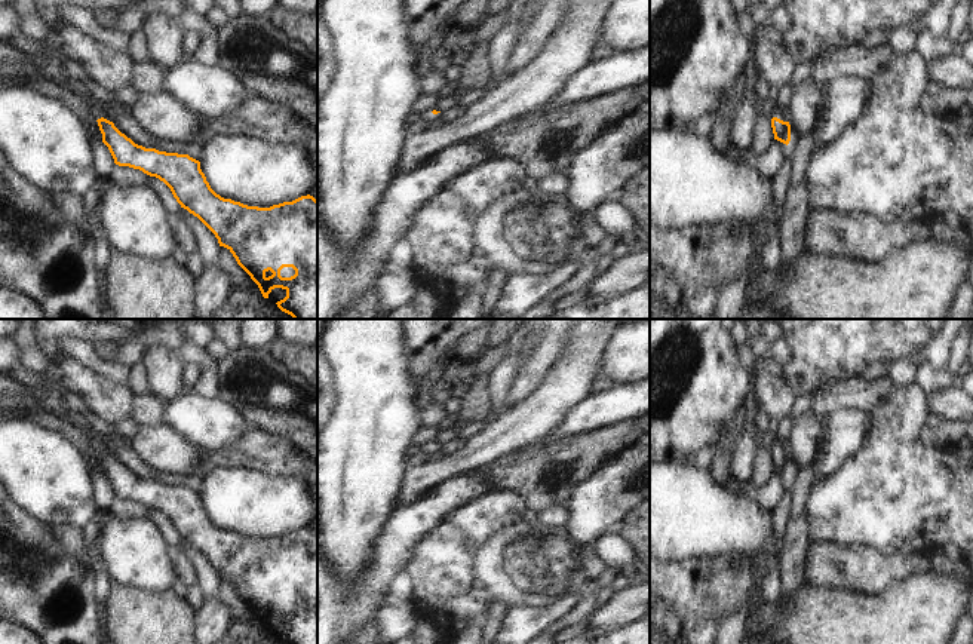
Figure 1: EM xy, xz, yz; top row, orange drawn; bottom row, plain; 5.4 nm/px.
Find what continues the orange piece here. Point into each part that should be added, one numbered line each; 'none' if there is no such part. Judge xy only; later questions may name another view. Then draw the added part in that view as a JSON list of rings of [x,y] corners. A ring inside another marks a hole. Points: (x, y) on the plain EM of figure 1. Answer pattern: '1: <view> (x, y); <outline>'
1: xy (68, 410); [[[42,386],[42,399],[40,399],[40,408],[44,413],[50,413],[62,420],[70,421],[89,442],[89,447],[93,451],[104,450],[101,441],[96,439],[96,433],[85,423],[85,420],[80,417],[77,405],[73,402],[71,398],[67,398],[65,402],[61,402],[56,399],[58,396],[56,387]]]

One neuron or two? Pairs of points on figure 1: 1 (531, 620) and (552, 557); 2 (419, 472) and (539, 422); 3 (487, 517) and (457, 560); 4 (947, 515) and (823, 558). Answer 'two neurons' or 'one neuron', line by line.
1: two neurons
2: one neuron
3: one neuron
4: two neurons

